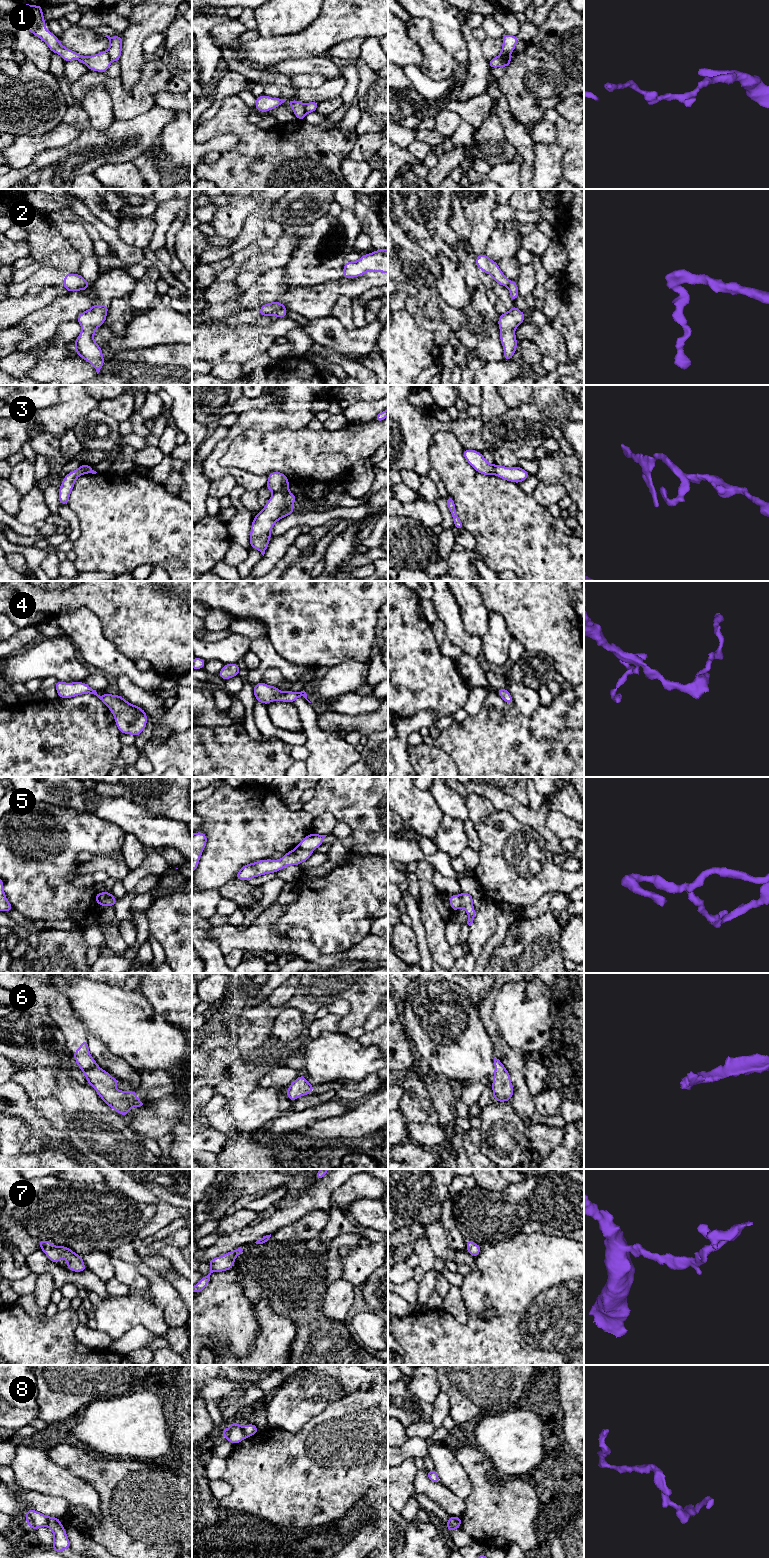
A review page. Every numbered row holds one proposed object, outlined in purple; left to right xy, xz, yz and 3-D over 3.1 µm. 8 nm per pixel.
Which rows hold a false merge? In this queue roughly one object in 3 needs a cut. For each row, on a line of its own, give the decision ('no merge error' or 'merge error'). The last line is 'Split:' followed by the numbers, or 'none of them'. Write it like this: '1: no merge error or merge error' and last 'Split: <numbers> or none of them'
1: merge error
2: merge error
3: merge error
4: no merge error
5: merge error
6: no merge error
7: no merge error
8: merge error
Split: 1, 2, 3, 5, 8

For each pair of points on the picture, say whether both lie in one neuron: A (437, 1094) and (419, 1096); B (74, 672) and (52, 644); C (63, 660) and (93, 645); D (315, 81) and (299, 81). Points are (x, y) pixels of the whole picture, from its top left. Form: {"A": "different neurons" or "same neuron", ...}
{"A": "different neurons", "B": "same neuron", "C": "different neurons", "D": "same neuron"}

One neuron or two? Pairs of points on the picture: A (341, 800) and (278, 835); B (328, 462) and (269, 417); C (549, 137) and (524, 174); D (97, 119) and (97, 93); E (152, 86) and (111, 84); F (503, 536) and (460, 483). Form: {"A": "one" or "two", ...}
{"A": "two", "B": "two", "C": "two", "D": "one", "E": "one", "F": "one"}

